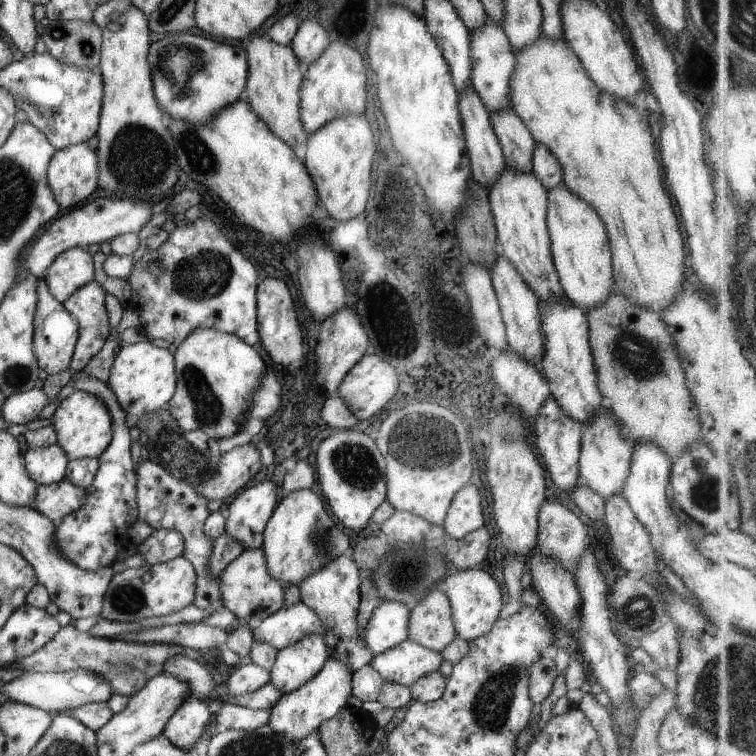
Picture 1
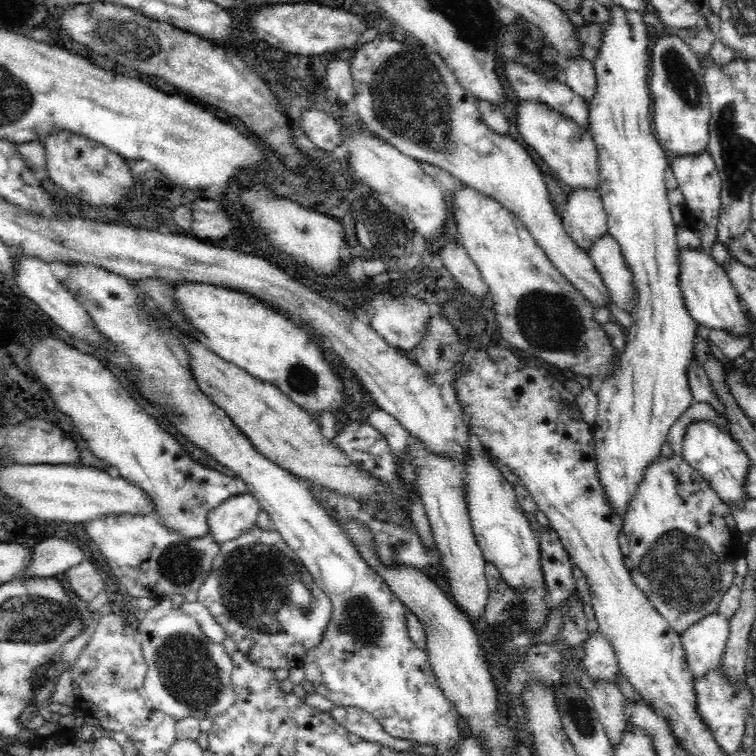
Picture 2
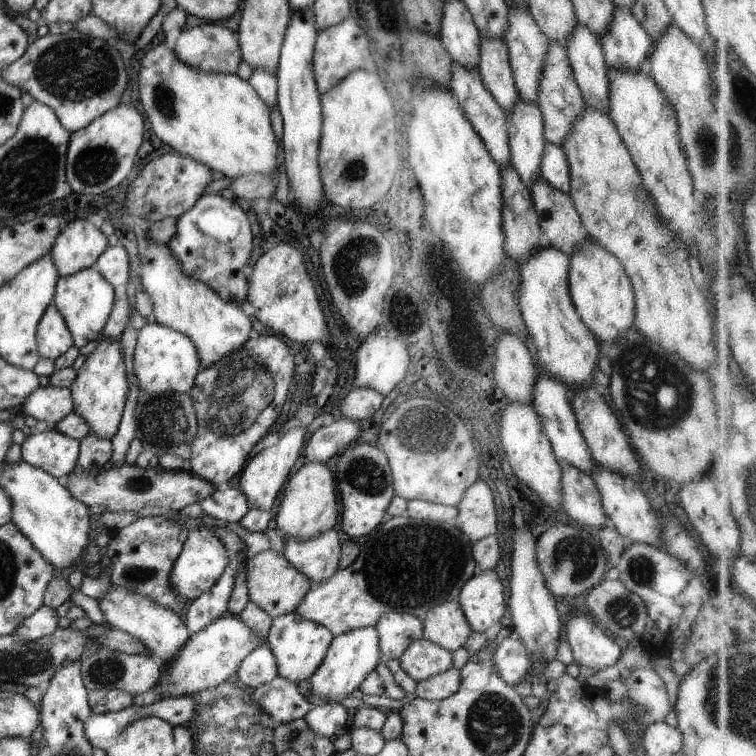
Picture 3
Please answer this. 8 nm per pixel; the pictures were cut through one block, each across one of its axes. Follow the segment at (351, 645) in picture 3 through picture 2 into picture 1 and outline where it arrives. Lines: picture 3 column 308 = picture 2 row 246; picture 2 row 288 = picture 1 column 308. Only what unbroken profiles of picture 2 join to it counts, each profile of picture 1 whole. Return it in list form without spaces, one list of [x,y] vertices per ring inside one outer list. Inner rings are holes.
[[[330,656],[323,663],[321,670],[313,678],[298,686],[295,690],[283,693],[268,710],[267,724],[274,733],[282,734],[287,741],[299,742],[312,733],[324,721],[329,720],[341,707],[345,706],[351,692],[351,672],[345,663]]]

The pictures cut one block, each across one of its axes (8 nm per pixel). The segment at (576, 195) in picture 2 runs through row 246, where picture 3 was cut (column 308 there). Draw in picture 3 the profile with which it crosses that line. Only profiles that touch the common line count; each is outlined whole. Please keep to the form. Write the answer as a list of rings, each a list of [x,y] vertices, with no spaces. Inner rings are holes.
[[[265,550],[249,557],[244,566],[244,581],[248,590],[248,602],[255,603],[268,617],[275,617],[294,612],[297,603],[312,587],[312,582],[293,568],[283,557],[282,552]]]

